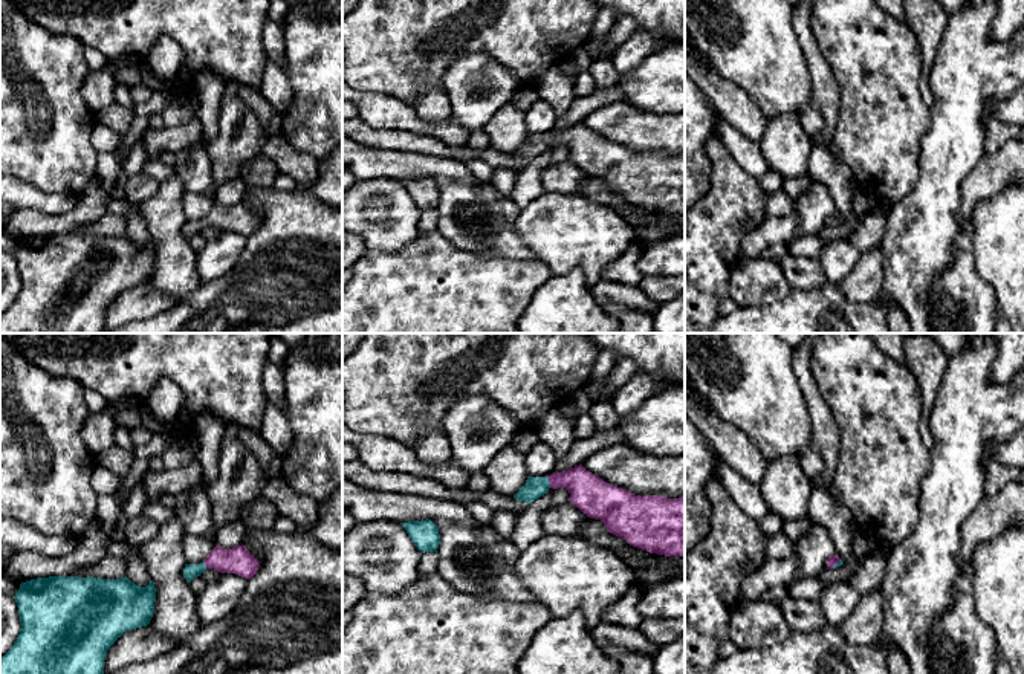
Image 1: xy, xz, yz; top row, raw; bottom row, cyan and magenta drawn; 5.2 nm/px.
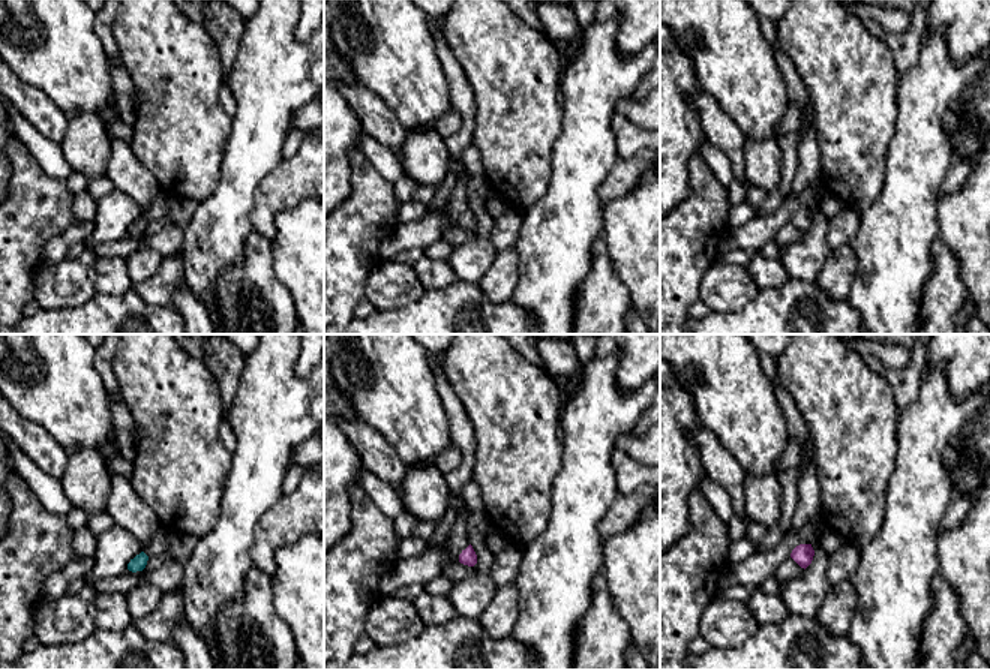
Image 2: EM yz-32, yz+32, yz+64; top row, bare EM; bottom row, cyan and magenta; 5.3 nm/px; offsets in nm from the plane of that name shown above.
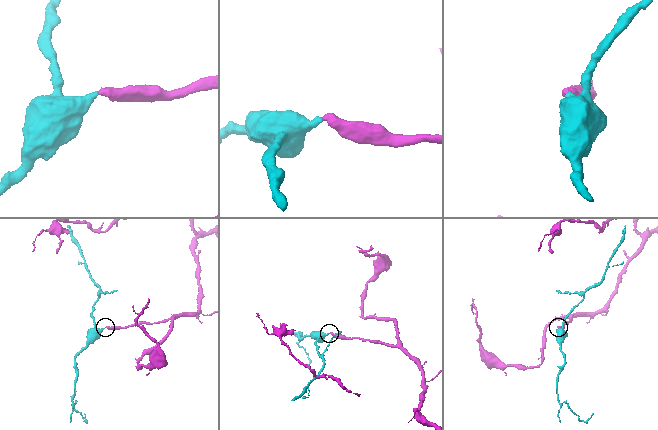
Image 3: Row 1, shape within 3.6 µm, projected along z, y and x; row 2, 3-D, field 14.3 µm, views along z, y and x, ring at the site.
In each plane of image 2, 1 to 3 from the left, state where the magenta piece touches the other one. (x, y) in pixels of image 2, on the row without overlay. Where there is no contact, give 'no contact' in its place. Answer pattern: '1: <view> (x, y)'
1: no contact
2: no contact
3: no contact

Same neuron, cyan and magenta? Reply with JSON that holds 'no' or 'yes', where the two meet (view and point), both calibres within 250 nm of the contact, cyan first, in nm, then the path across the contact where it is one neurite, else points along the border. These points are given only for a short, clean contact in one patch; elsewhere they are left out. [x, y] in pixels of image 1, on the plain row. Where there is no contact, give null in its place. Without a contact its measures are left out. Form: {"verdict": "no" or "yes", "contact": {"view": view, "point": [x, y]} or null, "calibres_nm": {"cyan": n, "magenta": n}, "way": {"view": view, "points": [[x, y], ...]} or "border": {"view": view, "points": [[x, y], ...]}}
{"verdict": "yes", "contact": {"view": "xz", "point": [547, 139]}, "calibres_nm": {"cyan": 110, "magenta": 200}, "way": {"view": "xz", "points": [[535, 144], [547, 139], [578, 139], [590, 152]]}}

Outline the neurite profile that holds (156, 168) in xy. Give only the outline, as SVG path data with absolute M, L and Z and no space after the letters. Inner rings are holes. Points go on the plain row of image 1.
M150 159L142 170L144 174L159 180L167 182L177 176L174 167L164 164L160 159Z

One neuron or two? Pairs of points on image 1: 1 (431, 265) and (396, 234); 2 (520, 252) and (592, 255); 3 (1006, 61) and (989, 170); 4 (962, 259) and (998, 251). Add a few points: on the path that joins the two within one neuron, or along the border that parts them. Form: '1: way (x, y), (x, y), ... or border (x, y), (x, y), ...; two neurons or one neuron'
1: border (421, 233), (399, 249), (373, 249); two neurons
2: border (515, 220), (514, 230), (518, 239), (538, 259); two neurons
3: border (985, 153), (962, 182); two neurons
4: border (971, 234), (975, 268), (992, 286); two neurons

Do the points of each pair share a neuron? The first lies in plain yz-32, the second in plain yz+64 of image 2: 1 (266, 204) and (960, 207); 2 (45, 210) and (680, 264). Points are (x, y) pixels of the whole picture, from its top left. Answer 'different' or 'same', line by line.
1: different
2: same

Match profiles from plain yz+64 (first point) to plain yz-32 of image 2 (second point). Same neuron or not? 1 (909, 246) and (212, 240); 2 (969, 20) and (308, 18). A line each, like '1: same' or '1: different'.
1: same
2: same

